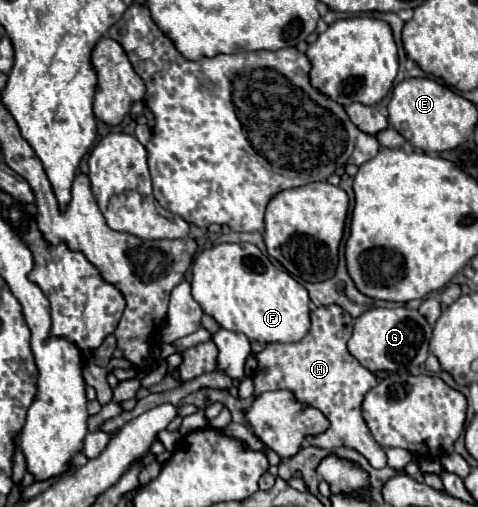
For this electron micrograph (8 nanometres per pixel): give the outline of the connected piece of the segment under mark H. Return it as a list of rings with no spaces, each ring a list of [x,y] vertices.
[[[326,305],[310,311],[310,321],[310,331],[298,343],[268,343],[260,353],[254,353],[258,361],[258,369],[252,373],[254,399],[266,391],[292,391],[298,403],[322,411],[322,415],[330,421],[326,431],[306,435],[310,445],[320,449],[356,449],[370,461],[372,467],[380,469],[386,465],[386,453],[372,439],[360,409],[364,395],[376,385],[376,377],[362,367],[346,347],[352,335],[352,317],[338,305]]]

